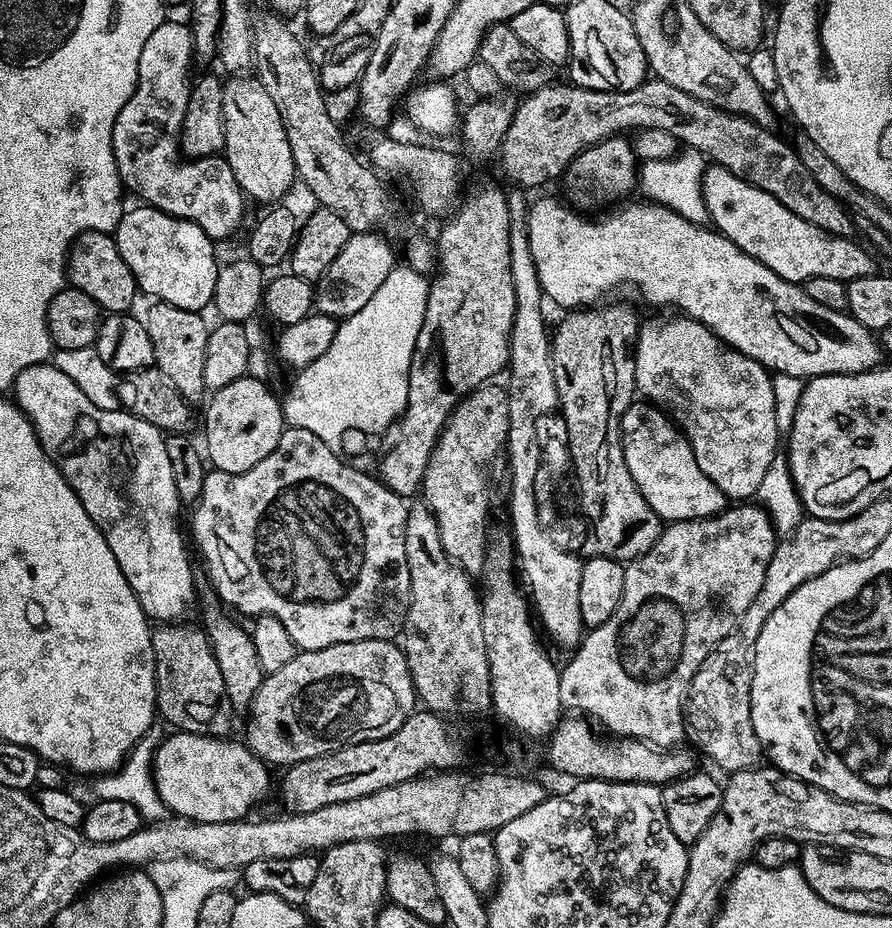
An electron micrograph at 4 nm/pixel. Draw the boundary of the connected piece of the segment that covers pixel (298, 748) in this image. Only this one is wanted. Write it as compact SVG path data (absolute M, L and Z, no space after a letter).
M359 640L358 642L342 642L334 646L326 646L322 650L310 650L309 652L300 650L297 651L294 658L290 658L290 662L286 662L286 666L282 666L282 670L267 673L258 686L258 690L246 712L248 715L246 743L252 749L252 753L269 766L275 766L275 764L287 766L306 762L306 758L318 758L322 754L330 754L334 750L342 750L346 746L354 746L358 742L370 742L378 738L386 738L386 734L394 734L394 730L398 730L398 726L402 726L402 722L406 722L406 718L412 715L417 704L418 697L416 687L412 685L412 675L408 669L408 657L404 655L404 649L399 643L392 640Z

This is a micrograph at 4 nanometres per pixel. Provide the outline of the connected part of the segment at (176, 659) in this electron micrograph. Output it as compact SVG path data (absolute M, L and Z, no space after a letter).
M164 622L153 631L152 653L156 663L156 711L173 729L203 736L229 735L234 709L218 670L218 658L203 627L189 622Z

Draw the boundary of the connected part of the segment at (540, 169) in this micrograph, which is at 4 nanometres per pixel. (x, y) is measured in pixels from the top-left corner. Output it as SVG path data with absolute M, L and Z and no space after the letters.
M645 78L641 84L634 86L634 90L590 90L589 88L577 88L571 82L553 82L544 88L539 88L536 92L529 92L517 103L516 113L510 122L510 126L504 135L504 141L500 144L498 161L500 168L504 171L504 176L513 185L525 190L532 190L539 184L544 184L547 180L563 177L568 164L578 153L584 152L590 146L598 142L608 140L612 136L631 133L633 130L642 128L657 128L666 130L674 134L674 138L683 145L684 148L693 148L700 152L713 164L721 164L730 174L742 178L747 184L753 184L758 190L766 190L786 210L798 214L798 218L803 218L805 222L810 222L810 226L818 226L835 236L847 236L849 238L857 235L857 230L852 224L852 217L849 209L841 204L838 198L826 194L818 182L814 182L814 174L802 166L802 158L798 158L796 149L792 147L787 139L775 136L771 127L755 124L749 116L739 116L733 112L727 112L721 108L716 108L713 104L702 102L686 90L678 90L678 86L670 86L670 82L657 80L655 78Z

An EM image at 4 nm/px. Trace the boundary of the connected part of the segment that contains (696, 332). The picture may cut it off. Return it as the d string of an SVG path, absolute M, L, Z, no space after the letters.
M683 314L668 315L672 316L639 325L634 341L636 391L671 417L690 442L702 472L727 499L747 501L755 497L767 467L778 455L776 443L782 440L782 430L774 418L773 373L754 362L754 358L731 348L725 340L719 340L702 322Z

